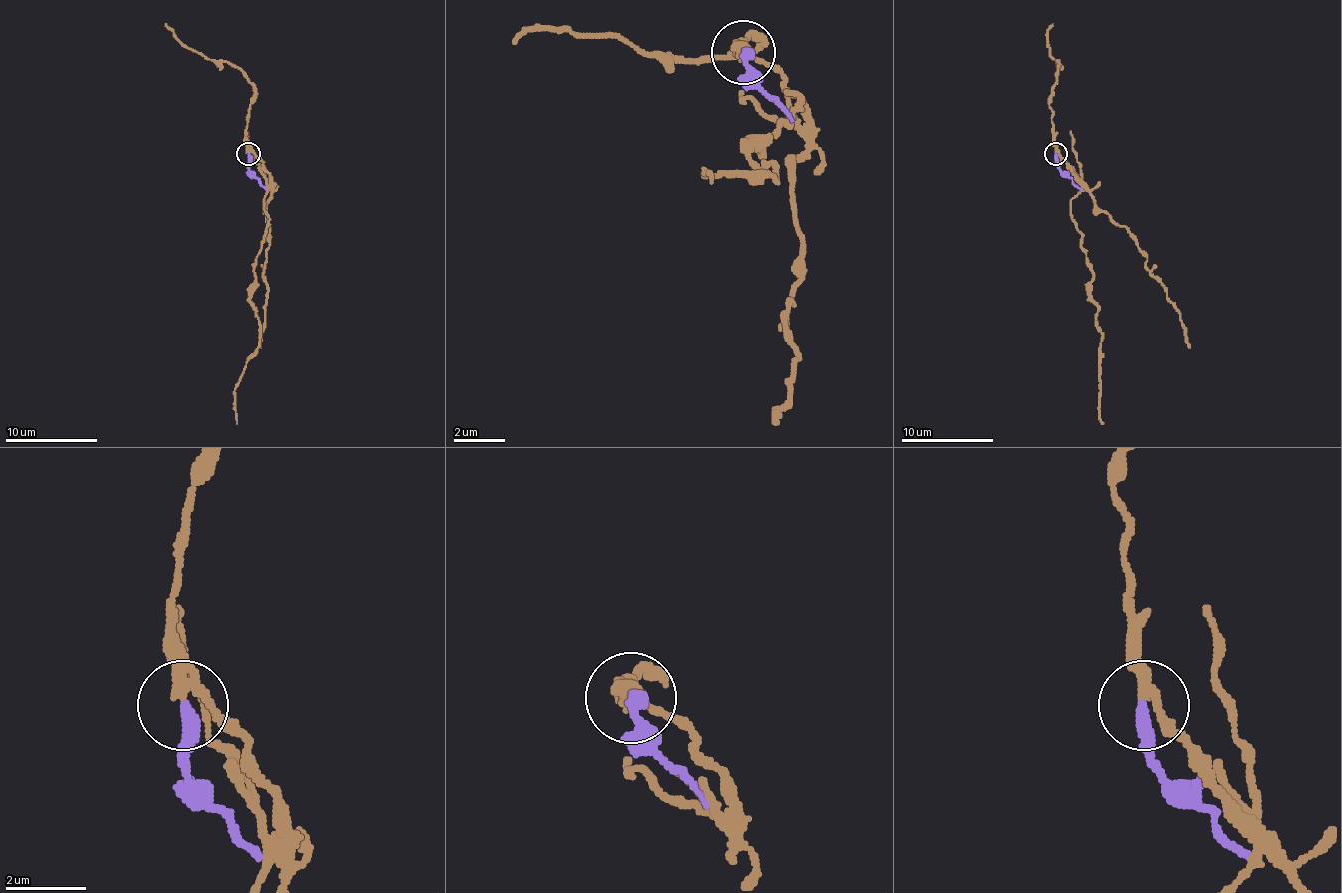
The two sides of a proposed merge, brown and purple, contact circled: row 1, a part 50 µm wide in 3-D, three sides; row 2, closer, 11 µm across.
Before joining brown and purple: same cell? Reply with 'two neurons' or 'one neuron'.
two neurons

